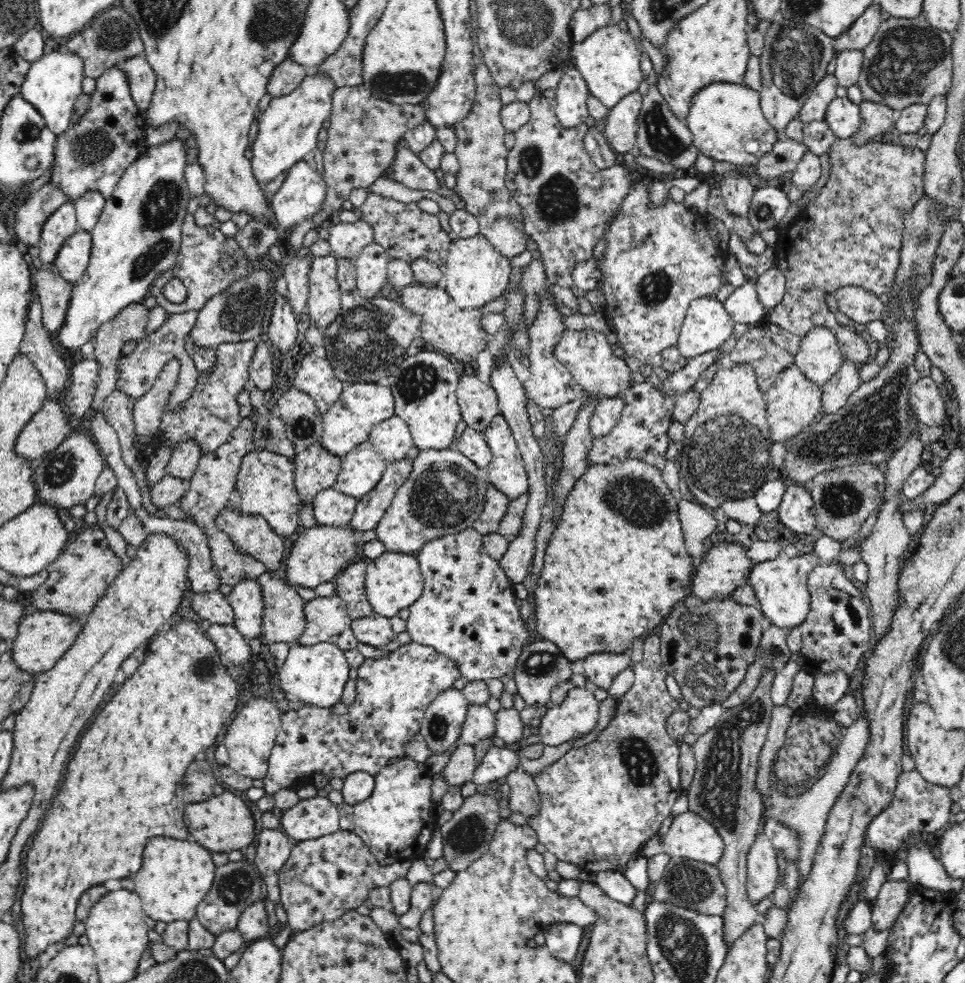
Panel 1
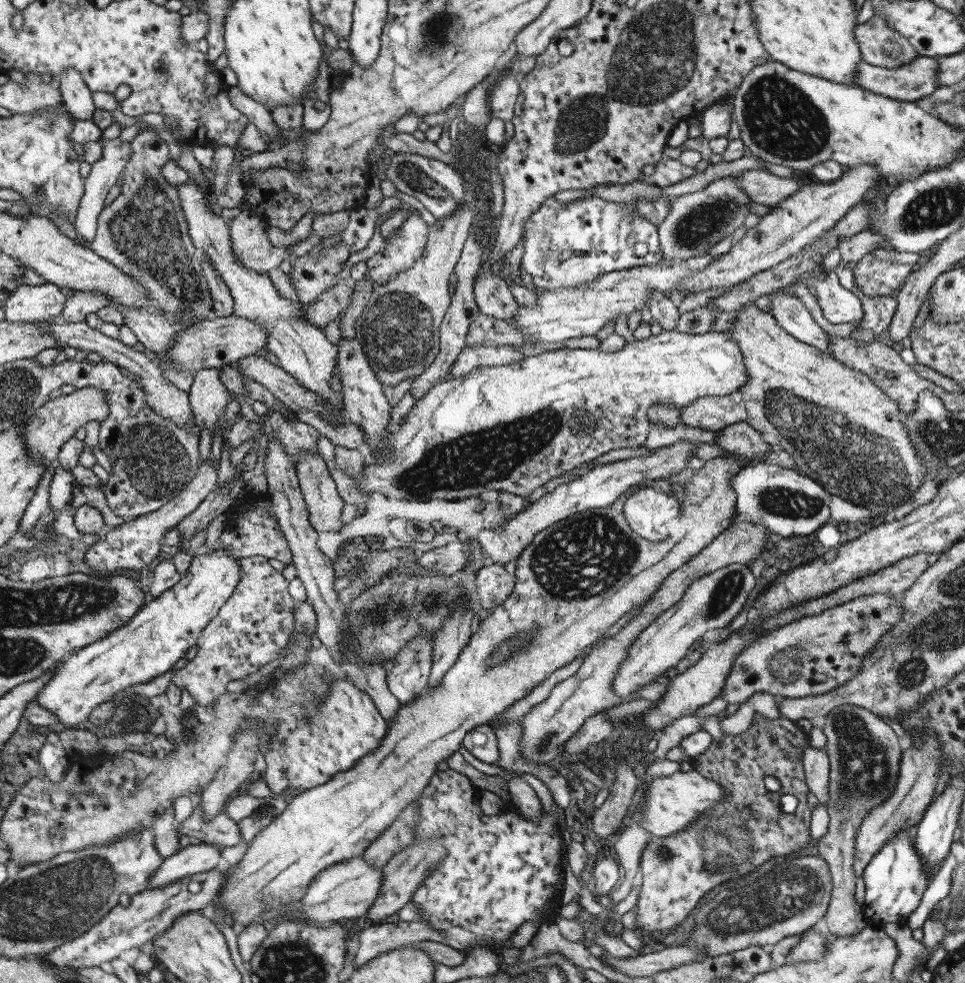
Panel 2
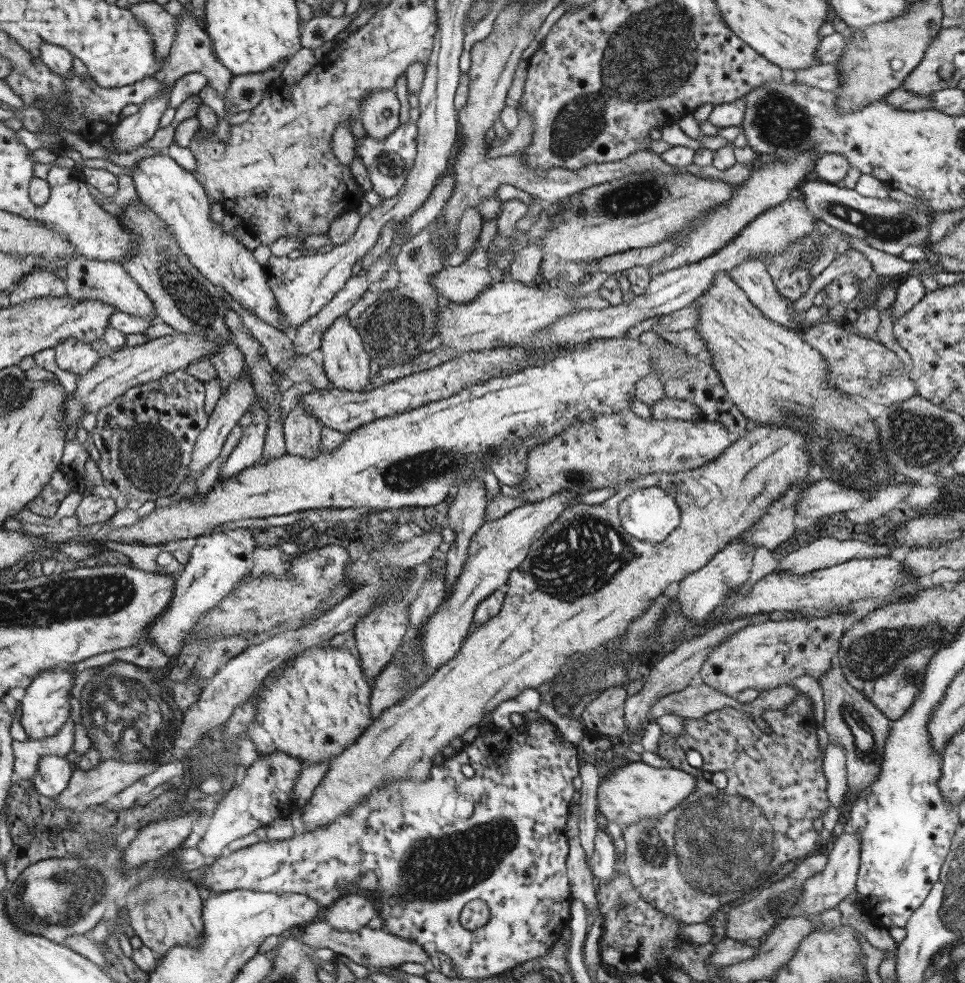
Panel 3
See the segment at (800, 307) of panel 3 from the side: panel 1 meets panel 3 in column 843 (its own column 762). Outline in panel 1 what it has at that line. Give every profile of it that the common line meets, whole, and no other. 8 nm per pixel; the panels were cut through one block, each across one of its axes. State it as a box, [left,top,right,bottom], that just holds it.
[726,230,775,280]

